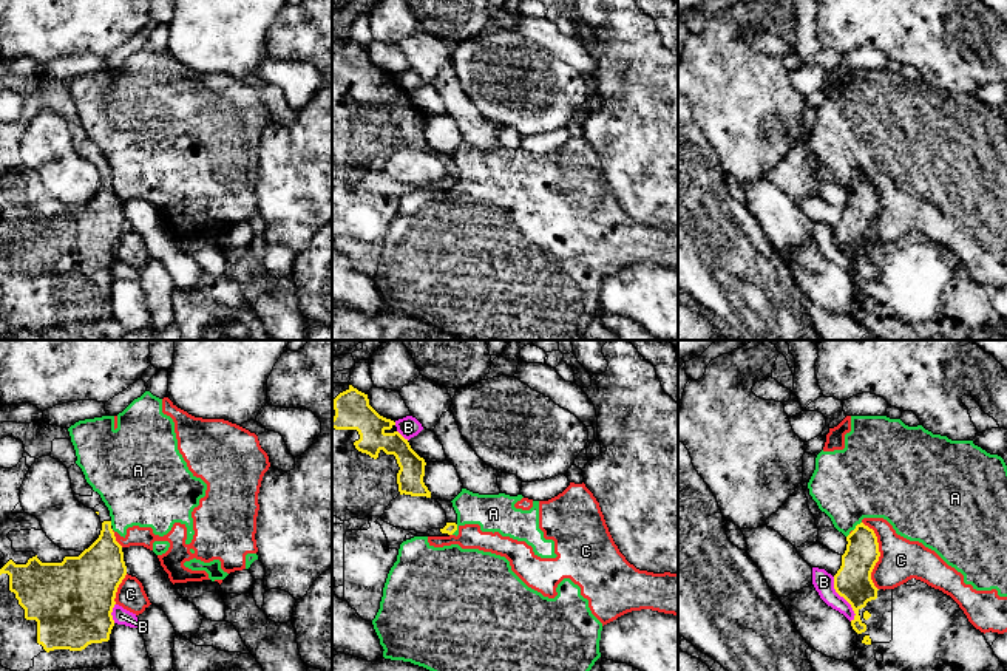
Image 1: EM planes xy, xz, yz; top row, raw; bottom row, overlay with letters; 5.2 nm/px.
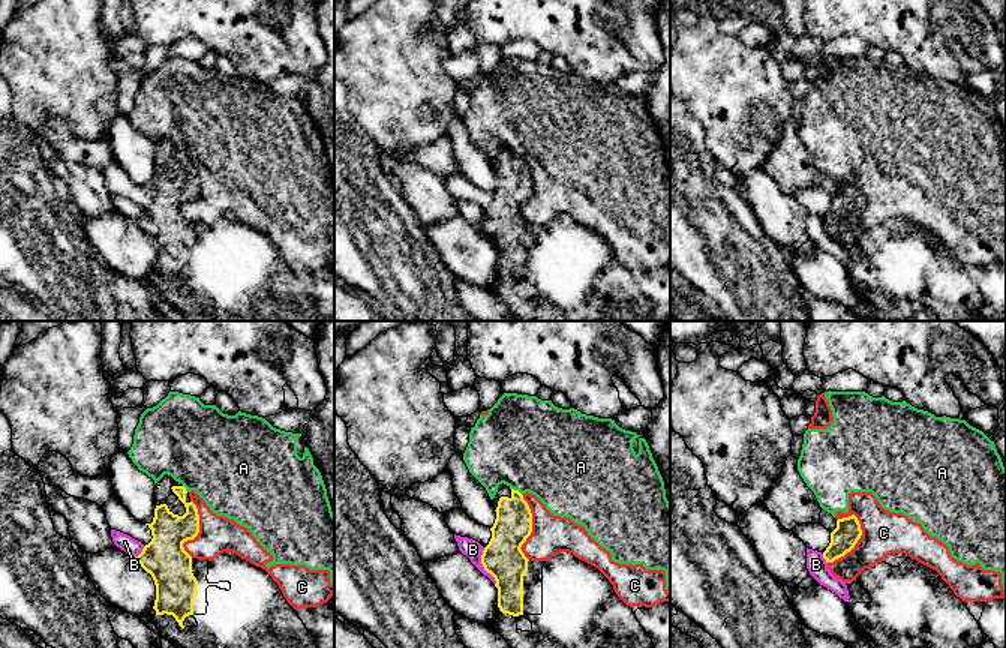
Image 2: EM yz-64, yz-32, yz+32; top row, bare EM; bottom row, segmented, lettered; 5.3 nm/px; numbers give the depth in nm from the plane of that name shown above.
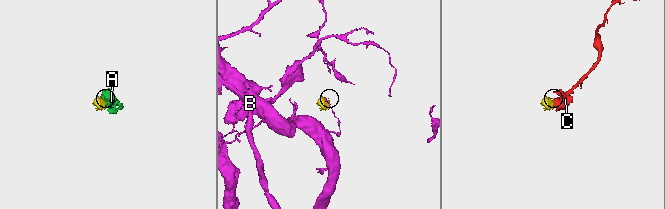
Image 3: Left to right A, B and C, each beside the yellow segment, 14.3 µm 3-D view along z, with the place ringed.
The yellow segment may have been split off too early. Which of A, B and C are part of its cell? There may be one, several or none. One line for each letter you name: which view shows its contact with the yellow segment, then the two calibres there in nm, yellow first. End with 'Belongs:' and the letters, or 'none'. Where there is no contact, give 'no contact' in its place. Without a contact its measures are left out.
Belongs: none

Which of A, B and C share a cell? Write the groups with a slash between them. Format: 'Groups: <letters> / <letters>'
Groups: A C / B

